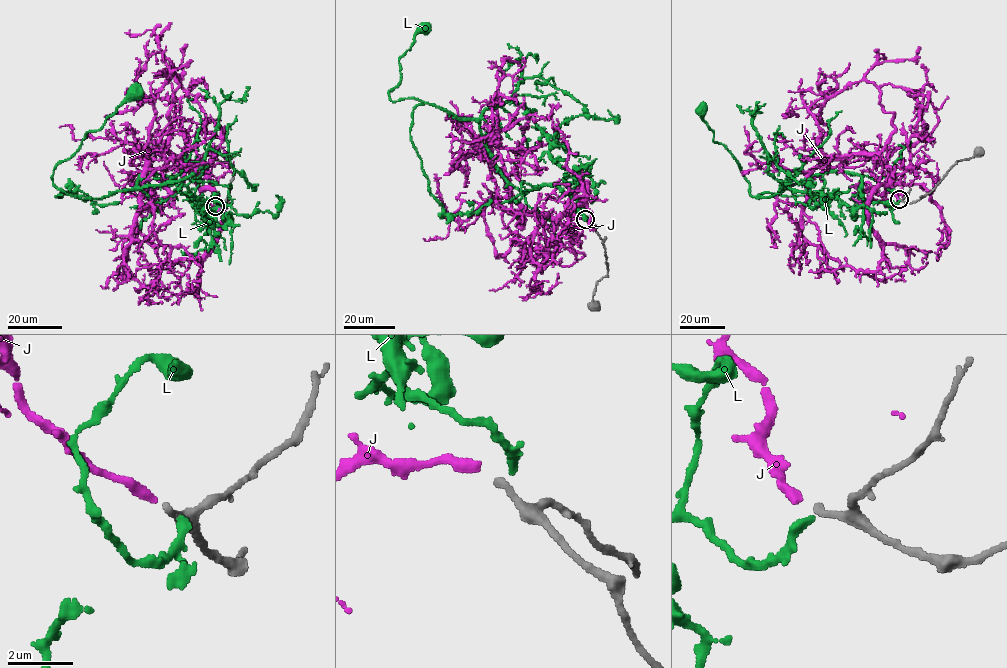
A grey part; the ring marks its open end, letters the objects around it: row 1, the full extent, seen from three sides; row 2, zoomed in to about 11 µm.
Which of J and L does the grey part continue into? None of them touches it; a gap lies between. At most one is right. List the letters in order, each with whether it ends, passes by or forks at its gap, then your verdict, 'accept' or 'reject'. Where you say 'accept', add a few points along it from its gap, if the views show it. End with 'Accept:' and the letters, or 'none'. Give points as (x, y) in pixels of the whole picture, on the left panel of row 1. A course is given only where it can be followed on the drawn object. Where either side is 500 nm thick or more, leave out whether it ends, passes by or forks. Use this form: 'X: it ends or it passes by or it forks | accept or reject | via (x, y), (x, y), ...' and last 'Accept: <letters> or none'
J: it ends | reject
L: it ends | reject
Accept: none

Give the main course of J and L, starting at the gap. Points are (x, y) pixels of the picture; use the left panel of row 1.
J: (214, 206), (184, 164), (152, 151), (125, 258), (141, 285), (163, 293)
L: (215, 207), (196, 208), (150, 170), (133, 189), (103, 198), (53, 183), (53, 169), (136, 93)

